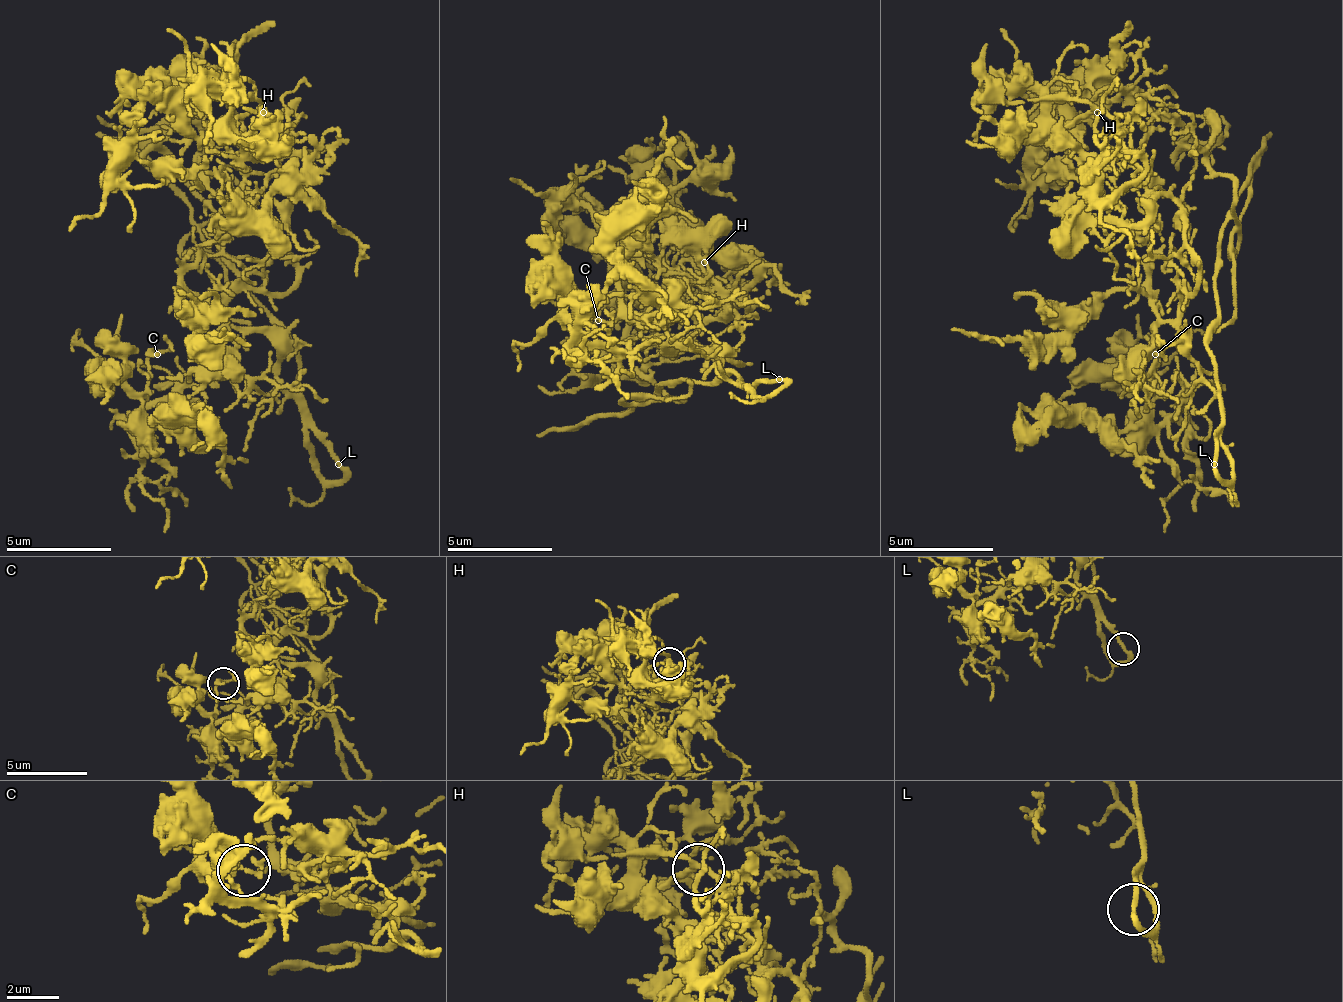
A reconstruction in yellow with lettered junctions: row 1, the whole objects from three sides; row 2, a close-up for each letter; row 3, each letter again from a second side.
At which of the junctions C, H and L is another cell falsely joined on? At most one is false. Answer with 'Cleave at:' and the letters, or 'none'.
Cleave at: none

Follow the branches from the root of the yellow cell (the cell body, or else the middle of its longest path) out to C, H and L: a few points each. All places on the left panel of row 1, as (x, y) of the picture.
C: (236, 280), (226, 307), (231, 339), (204, 375), (215, 381), (162, 397), (141, 391), (146, 360), (157, 354)
H: (236, 280), (241, 265), (226, 249), (226, 228), (247, 196), (231, 185), (226, 127), (263, 112)
L: (236, 280), (226, 317), (236, 328), (257, 328), (273, 344), (278, 381), (299, 407), (299, 423), (336, 465)

